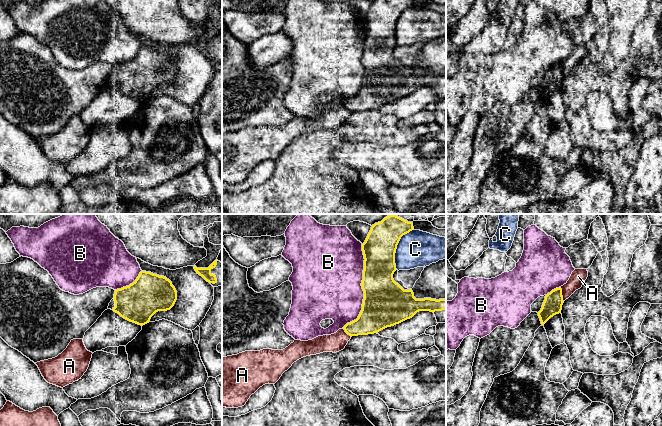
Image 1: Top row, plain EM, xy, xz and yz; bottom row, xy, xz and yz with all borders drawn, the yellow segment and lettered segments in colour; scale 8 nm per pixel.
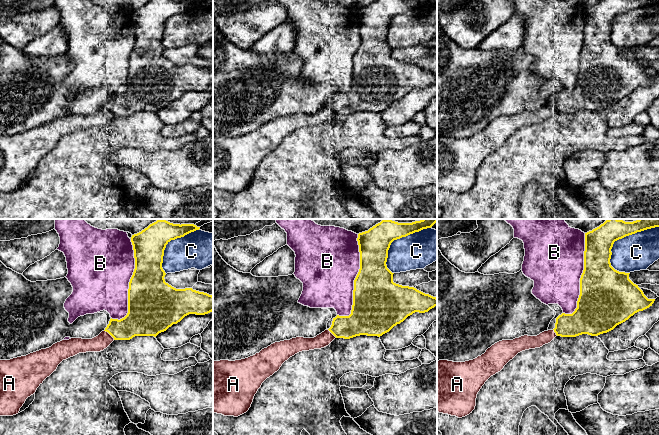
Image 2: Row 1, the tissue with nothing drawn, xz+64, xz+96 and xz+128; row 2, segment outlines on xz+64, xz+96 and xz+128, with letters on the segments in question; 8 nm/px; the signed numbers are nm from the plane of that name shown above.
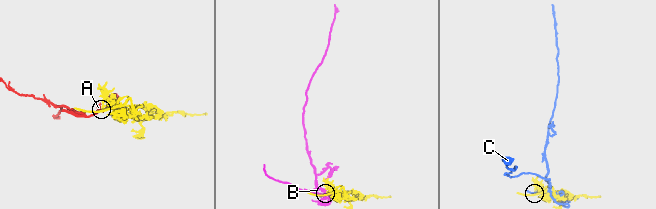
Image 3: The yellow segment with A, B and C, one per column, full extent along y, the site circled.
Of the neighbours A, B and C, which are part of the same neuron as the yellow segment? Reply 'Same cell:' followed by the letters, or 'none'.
Same cell: none

